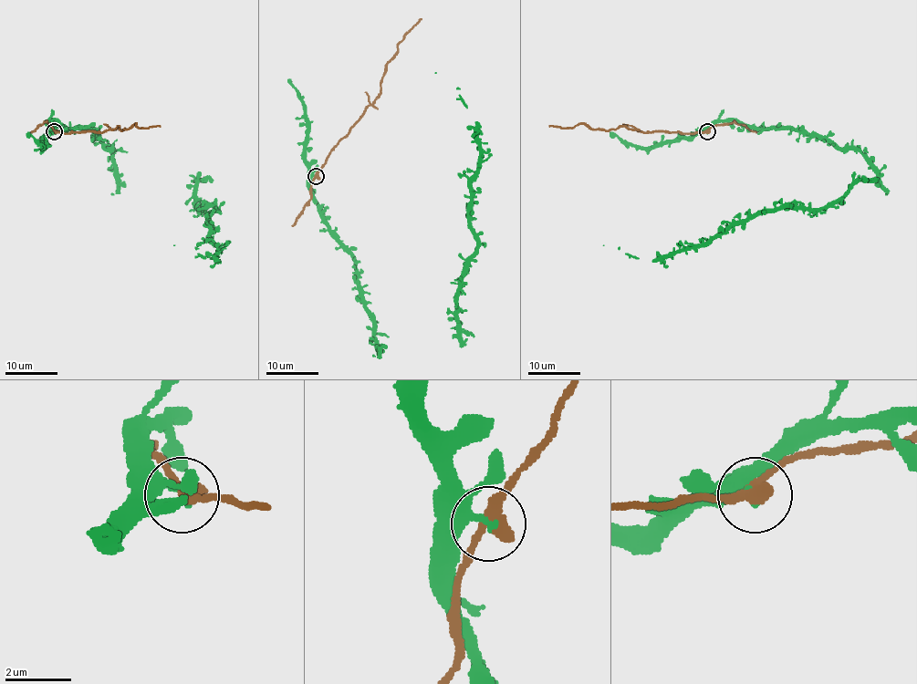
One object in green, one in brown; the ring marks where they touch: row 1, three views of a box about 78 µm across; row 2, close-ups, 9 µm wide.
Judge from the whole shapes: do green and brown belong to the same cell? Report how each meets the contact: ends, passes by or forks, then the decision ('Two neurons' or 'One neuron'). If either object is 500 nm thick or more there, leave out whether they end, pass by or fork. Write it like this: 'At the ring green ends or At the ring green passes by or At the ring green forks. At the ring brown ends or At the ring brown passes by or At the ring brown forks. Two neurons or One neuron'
At the ring green ends. At the ring brown passes by. Two neurons

